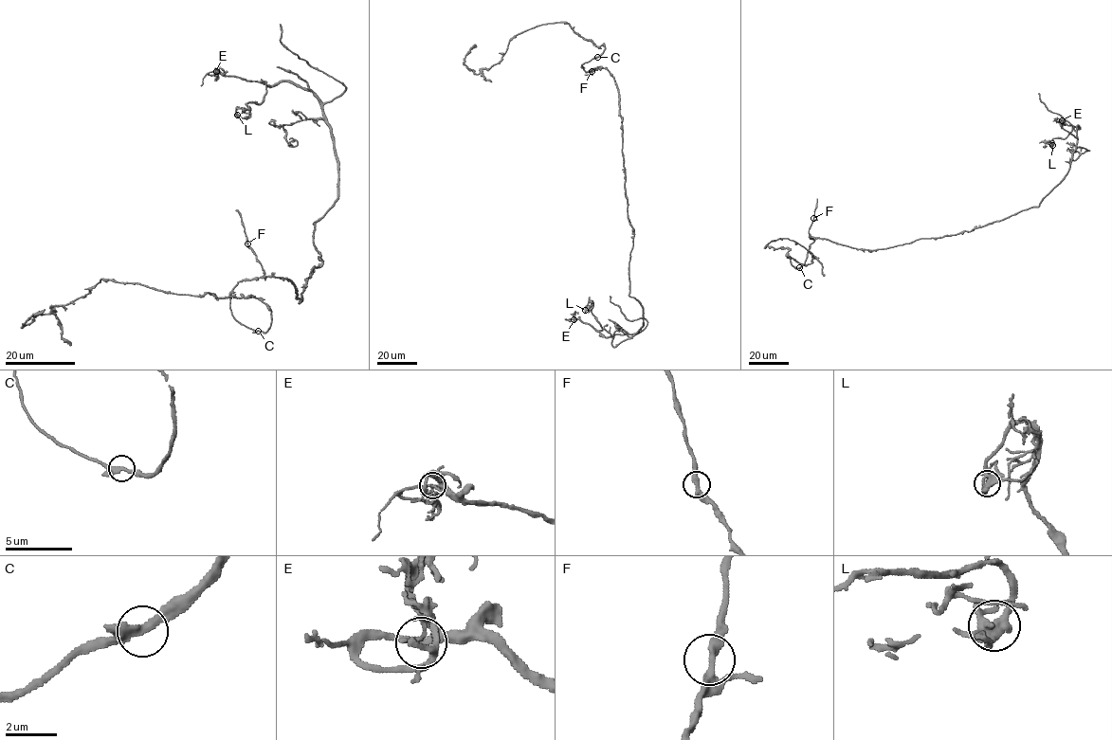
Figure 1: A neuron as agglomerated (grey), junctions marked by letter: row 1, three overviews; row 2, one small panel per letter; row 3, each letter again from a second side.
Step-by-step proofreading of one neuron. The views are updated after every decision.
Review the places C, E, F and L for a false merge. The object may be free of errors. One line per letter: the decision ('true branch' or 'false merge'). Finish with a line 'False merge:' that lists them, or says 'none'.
C: true branch
E: true branch
F: true branch
L: true branch
False merge: none

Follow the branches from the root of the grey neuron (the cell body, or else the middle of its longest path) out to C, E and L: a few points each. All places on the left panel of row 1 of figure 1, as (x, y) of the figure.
C: (302, 297), (297, 297), (289, 279), (260, 277), (241, 280), (231, 292), (231, 315), (258, 331)
E: (302, 297), (322, 263), (314, 223), (337, 194), (323, 102), (287, 81), (266, 86), (216, 71)
L: (302, 297), (322, 263), (314, 223), (337, 194), (323, 102), (261, 81), (264, 99), (237, 116)

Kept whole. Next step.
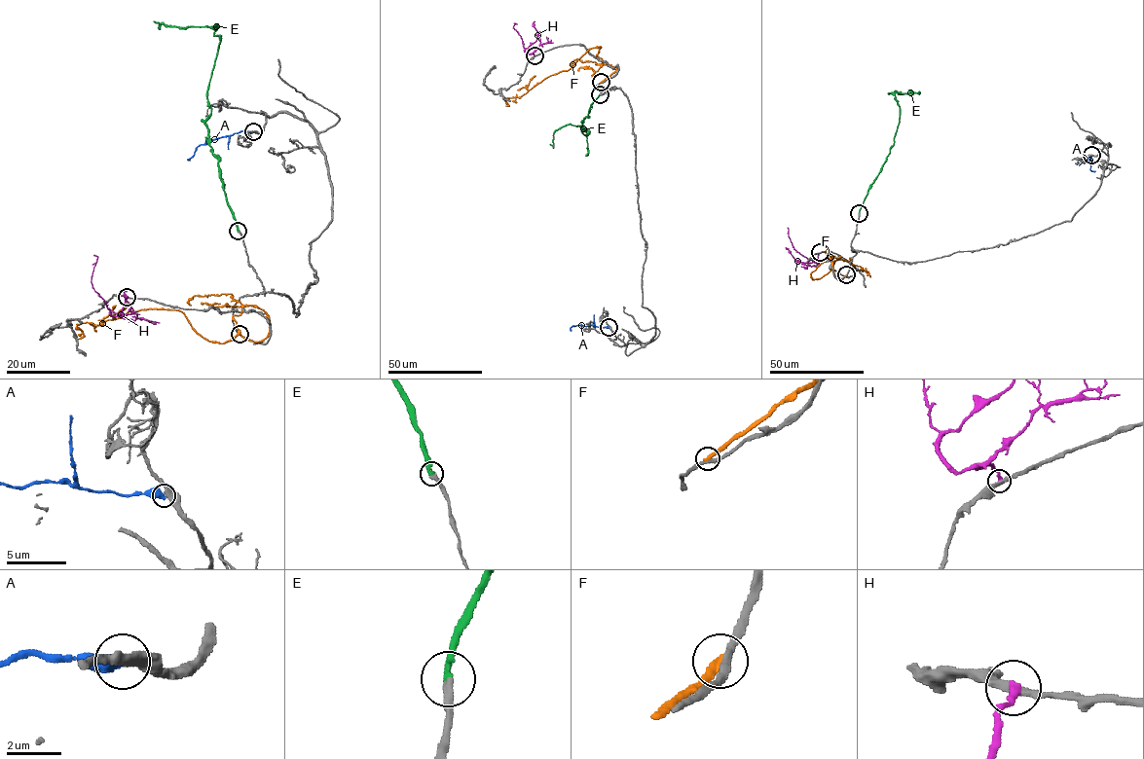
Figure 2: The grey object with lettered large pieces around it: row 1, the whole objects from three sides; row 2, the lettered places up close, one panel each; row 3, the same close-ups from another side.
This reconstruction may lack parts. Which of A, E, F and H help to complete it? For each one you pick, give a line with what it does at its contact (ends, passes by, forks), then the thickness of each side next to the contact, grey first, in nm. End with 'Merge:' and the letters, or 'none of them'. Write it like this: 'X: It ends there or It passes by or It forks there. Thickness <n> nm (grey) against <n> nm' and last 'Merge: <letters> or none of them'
E: It ends there. Thickness 320 nm (grey) against 280 nm
Merge: E

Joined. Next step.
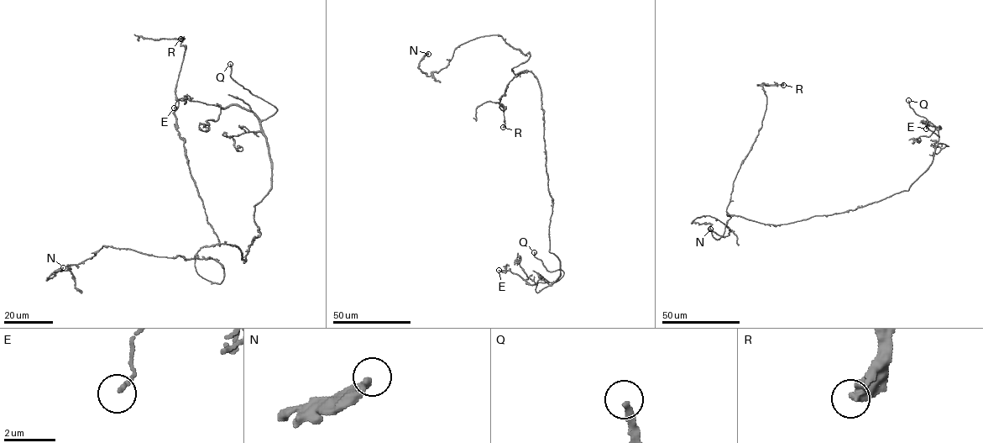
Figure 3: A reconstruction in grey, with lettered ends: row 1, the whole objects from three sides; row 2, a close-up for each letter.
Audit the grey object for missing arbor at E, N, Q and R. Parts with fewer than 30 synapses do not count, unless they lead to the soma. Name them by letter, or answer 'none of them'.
Q

